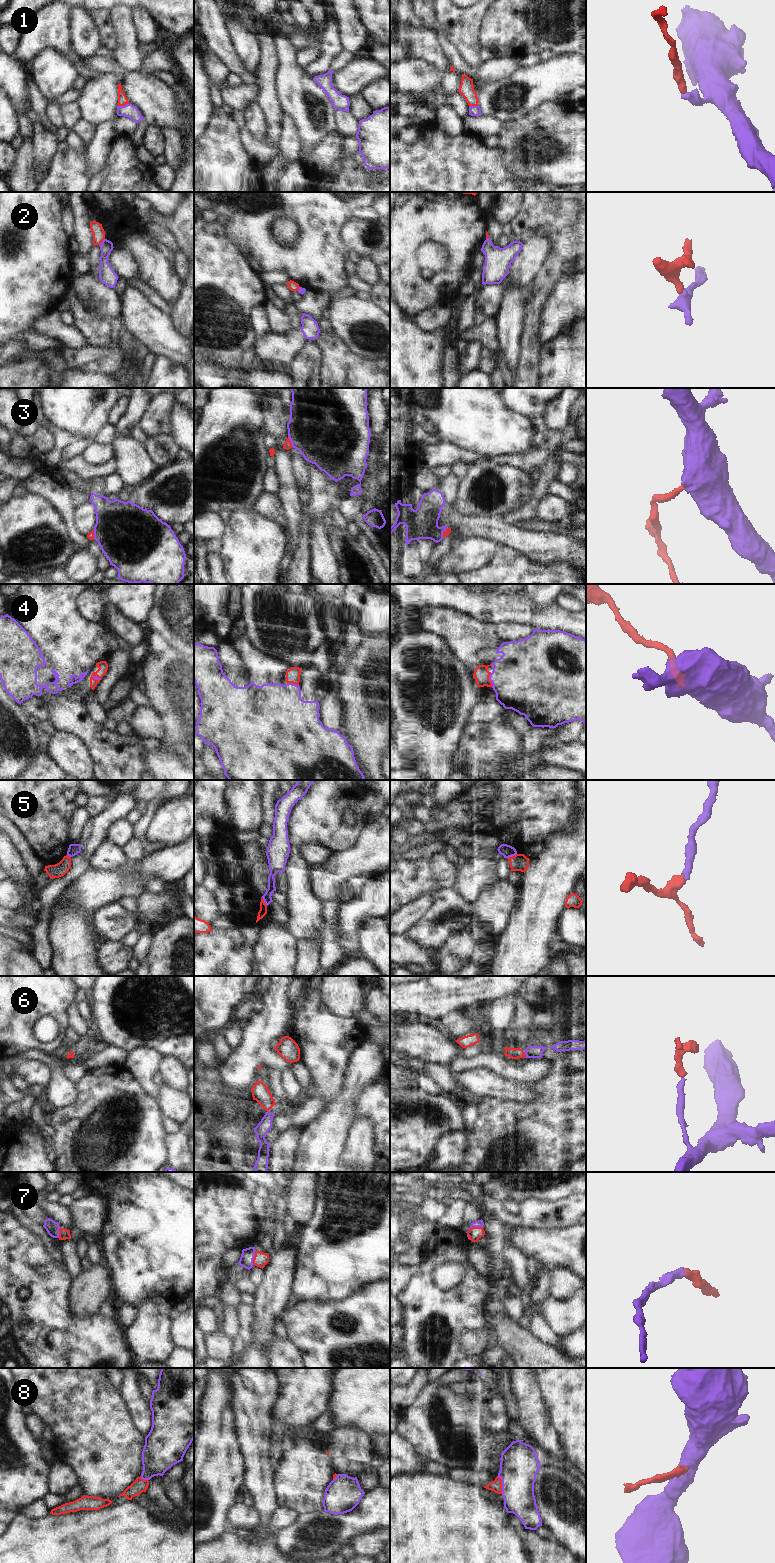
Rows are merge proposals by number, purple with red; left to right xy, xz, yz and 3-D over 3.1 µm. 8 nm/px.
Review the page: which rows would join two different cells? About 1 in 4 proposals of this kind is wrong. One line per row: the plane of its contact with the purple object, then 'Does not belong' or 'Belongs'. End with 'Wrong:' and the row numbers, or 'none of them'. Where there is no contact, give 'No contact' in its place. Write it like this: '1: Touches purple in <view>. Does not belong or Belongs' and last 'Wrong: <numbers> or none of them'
1: Touches purple in xy. Belongs
2: Touches purple in xy. Belongs
3: Touches purple in xz. Belongs
4: Touches purple in yz. Belongs
5: Touches purple in yz. Does not belong
6: Touches purple in yz. Belongs
7: Touches purple in yz. Belongs
8: Touches purple in yz. Belongs
Wrong: 5

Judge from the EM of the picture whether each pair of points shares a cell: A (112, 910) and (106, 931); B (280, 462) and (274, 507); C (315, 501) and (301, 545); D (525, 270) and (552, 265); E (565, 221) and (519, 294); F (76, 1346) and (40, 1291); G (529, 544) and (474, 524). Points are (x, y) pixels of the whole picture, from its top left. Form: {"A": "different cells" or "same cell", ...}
{"A": "same cell", "B": "different cells", "C": "same cell", "D": "different cells", "E": "different cells", "F": "same cell", "G": "same cell"}

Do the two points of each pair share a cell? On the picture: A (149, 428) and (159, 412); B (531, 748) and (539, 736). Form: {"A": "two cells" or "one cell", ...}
{"A": "one cell", "B": "one cell"}

